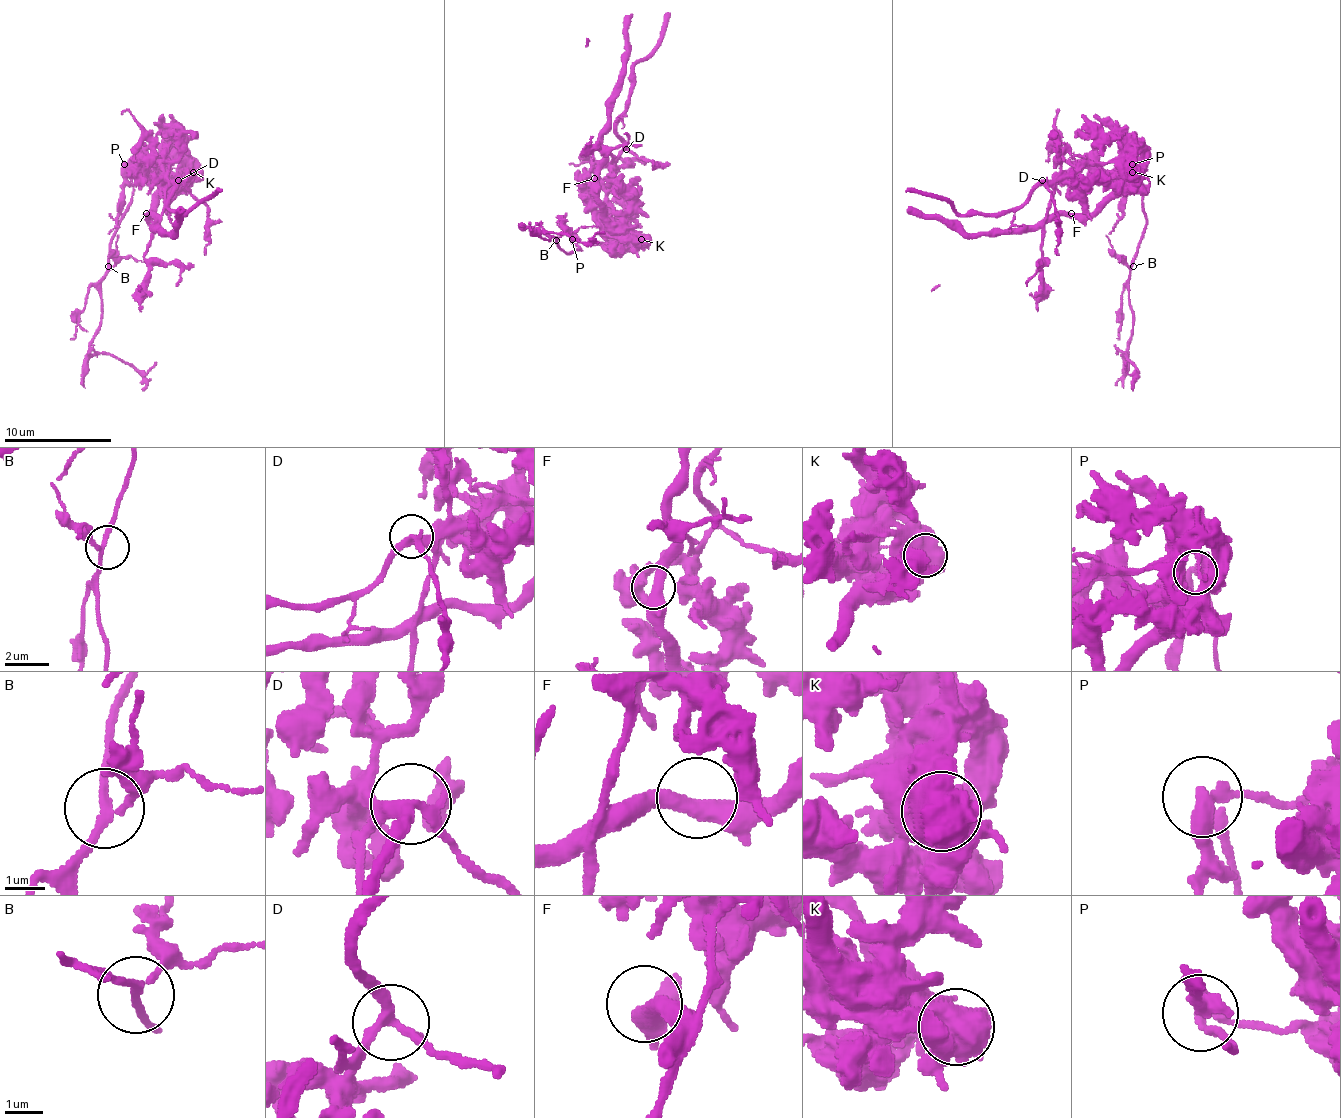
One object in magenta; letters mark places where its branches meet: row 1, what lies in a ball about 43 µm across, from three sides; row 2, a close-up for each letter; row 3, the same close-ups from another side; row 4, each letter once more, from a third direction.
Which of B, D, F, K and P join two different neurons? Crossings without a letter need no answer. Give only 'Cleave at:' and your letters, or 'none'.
Cleave at: K, P

